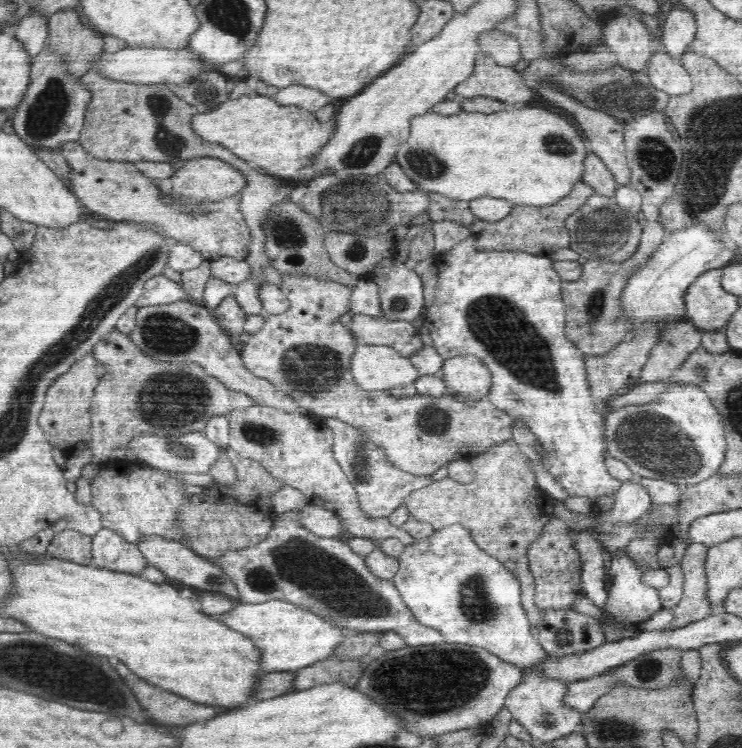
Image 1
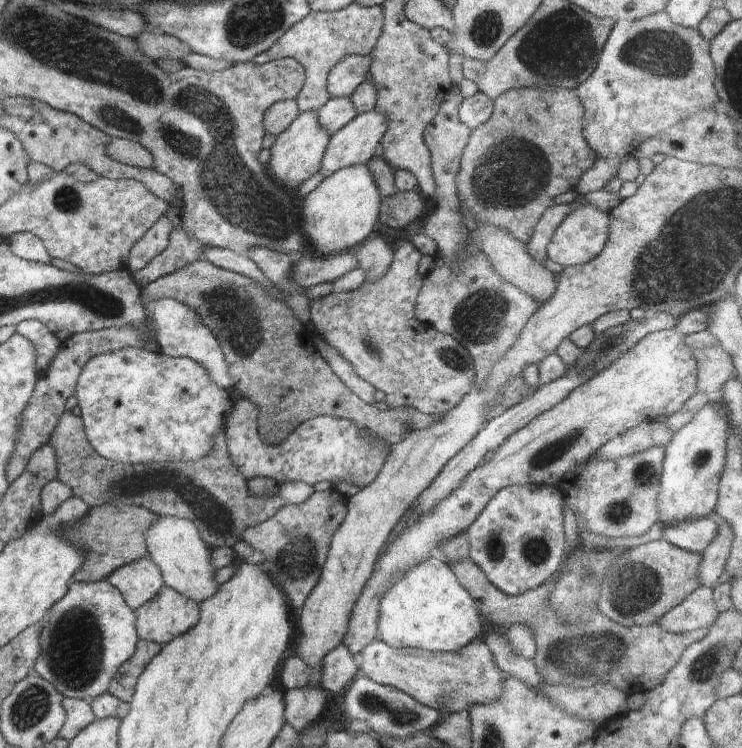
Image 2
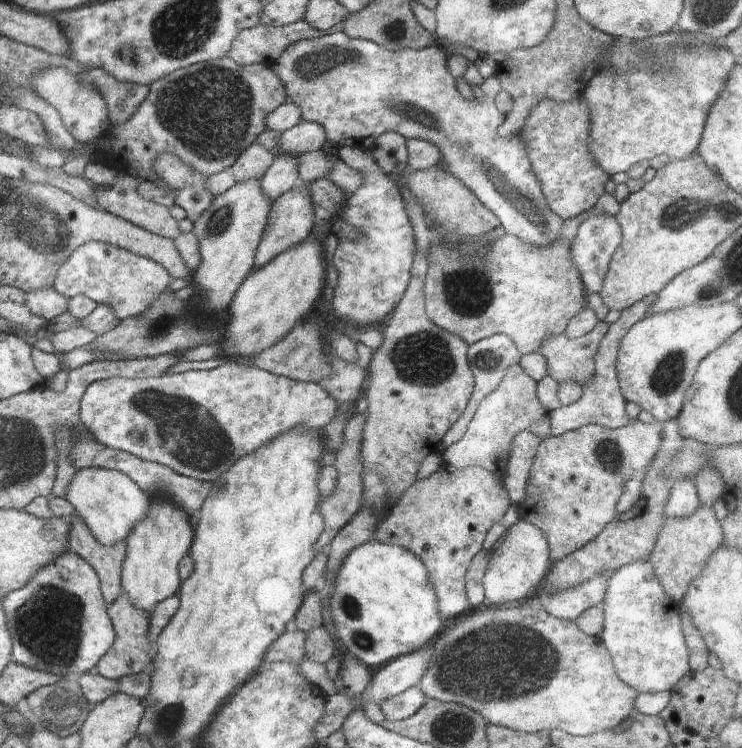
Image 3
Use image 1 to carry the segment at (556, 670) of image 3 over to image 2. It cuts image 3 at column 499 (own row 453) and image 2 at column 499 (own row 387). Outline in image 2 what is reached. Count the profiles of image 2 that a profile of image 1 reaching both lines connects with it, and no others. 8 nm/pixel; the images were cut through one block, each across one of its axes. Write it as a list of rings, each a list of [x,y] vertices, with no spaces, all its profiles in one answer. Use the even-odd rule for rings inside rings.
[[[483,637],[456,652],[443,653],[421,648],[392,648],[381,640],[370,642],[358,659],[359,675],[409,694],[442,716],[469,710],[472,706],[494,705],[504,694],[504,673],[496,664]]]

